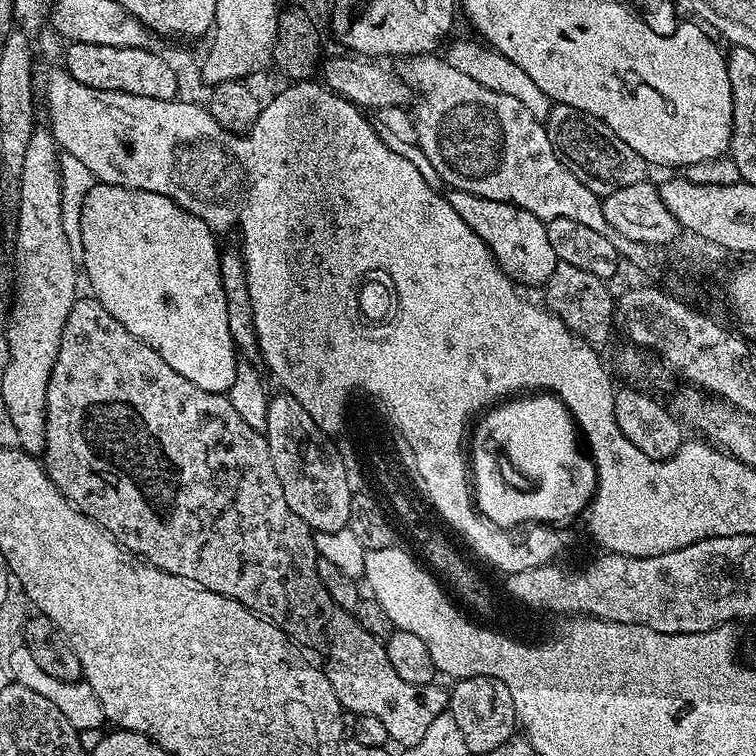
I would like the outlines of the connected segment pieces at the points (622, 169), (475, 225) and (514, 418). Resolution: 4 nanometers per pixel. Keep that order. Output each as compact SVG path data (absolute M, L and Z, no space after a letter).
M553 103L546 121L550 146L558 154L558 158L586 186L598 197L614 194L614 190L622 190L622 186L634 186L645 183L650 165L644 161L638 150L626 146L606 122L594 118L589 112L578 110L574 106Z
M452 190L447 193L447 197L450 206L458 210L462 222L466 222L466 226L470 226L470 230L474 230L474 234L478 234L482 242L486 242L486 246L494 254L496 263L513 280L524 286L547 284L550 274L554 274L554 266L558 261L554 254L554 246L550 246L545 221L513 204L494 202L490 198L482 198L469 192Z
M535 393L516 396L494 407L490 408L480 419L482 419L474 430L474 436L470 438L470 468L472 471L472 486L474 489L474 502L477 509L484 516L490 518L492 524L499 528L515 529L527 524L555 524L568 518L580 515L587 509L587 506L595 497L597 488L596 463L591 455L584 449L582 436L576 422L568 407L552 393Z

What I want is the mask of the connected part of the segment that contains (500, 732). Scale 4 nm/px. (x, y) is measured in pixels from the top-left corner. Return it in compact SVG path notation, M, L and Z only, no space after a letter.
M471 676L455 681L450 688L447 711L451 712L454 722L458 722L458 730L462 730L462 738L472 754L486 754L502 746L513 739L518 730L514 698L510 698L506 682L493 676Z

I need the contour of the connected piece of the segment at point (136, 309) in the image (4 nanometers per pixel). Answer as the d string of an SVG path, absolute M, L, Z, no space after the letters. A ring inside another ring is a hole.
M96 183L82 202L82 272L88 275L95 296L134 338L146 342L178 374L190 378L202 390L227 393L236 377L238 352L228 333L228 315L220 277L217 233L194 214L182 210L170 198L153 192L135 192L113 184Z

